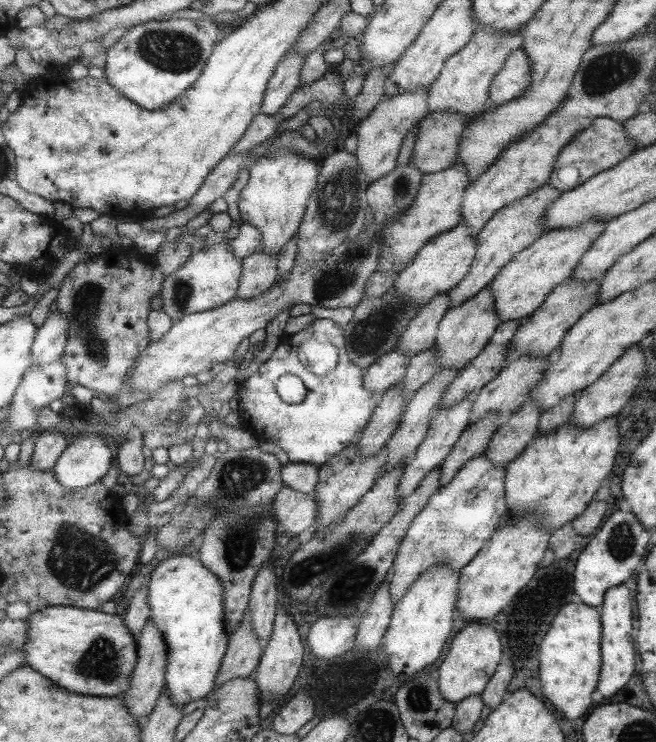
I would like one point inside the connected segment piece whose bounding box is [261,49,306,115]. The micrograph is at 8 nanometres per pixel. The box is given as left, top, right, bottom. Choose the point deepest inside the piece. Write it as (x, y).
(286, 79)

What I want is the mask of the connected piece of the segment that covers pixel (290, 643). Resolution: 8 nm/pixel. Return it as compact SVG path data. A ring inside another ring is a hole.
M281 601L281 605L277 608L277 618L273 624L273 634L264 647L261 664L252 674L252 678L256 678L258 686L261 687L262 702L280 700L280 698L284 698L284 694L288 694L288 690L294 684L298 670L302 666L302 658L304 658L304 648L302 648L302 640L298 636L298 628L294 624L292 615L286 611L285 602Z

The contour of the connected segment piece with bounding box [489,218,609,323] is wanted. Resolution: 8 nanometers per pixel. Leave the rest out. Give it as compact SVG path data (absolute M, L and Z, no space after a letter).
M592 218L592 222L584 222L574 228L548 230L526 250L518 253L489 284L501 323L525 320L534 314L558 285L573 277L590 245L594 245L606 230L606 224L609 224L608 220Z

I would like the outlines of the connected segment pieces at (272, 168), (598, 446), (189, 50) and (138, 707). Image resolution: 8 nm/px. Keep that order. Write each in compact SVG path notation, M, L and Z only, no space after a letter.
M292 150L284 152L272 152L254 162L249 169L249 180L241 190L238 199L239 214L243 223L256 226L262 234L262 246L259 250L268 256L278 256L284 246L296 233L305 218L305 210L308 208L310 197L318 184L318 166L314 160L308 160L305 155L296 154Z
M568 418L566 424L536 438L506 466L506 498L511 514L538 512L542 524L555 531L580 515L612 470L618 452L618 426L614 418L584 427Z
M176 17L150 20L132 27L108 47L107 81L145 110L160 110L172 105L182 93L192 89L208 64L212 46L218 44L222 26L212 20Z
M148 620L140 630L140 636L137 636L137 644L139 647L138 666L134 669L133 684L130 685L130 689L126 689L126 692L120 693L120 698L124 699L126 706L129 707L130 714L134 716L144 725L147 722L148 714L154 710L156 702L162 694L162 688L165 686L166 676L166 663L168 663L168 648L166 648L166 642L160 634L160 630Z

